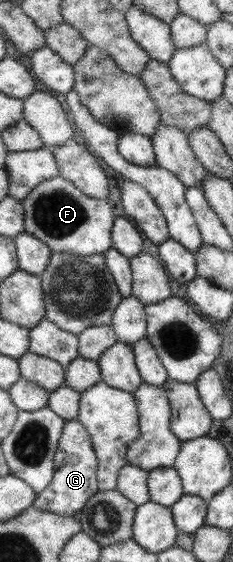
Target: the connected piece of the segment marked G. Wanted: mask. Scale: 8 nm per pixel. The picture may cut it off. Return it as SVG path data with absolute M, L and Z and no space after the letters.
M77 419L67 420L65 429L55 455L55 474L53 482L37 494L33 507L44 511L52 511L62 516L78 516L84 506L99 491L99 459L93 446L89 431Z

